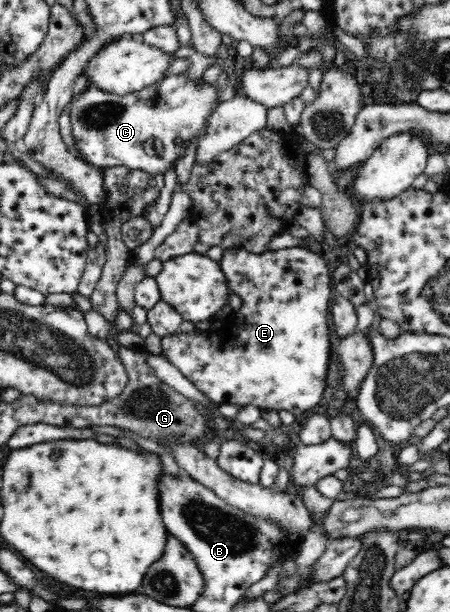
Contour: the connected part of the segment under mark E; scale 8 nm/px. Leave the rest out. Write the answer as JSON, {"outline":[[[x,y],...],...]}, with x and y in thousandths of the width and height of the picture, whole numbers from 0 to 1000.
{"outline":[[[680,402],[649,405],[631,405],[631,408],[613,408],[613,412],[591,412],[578,415],[556,415],[544,408],[498,408],[496,423],[489,428],[493,443],[500,446],[513,475],[520,482],[533,484],[542,498],[529,510],[520,510],[513,521],[496,525],[498,534],[484,538],[469,538],[460,542],[431,544],[427,547],[393,544],[384,549],[369,549],[360,554],[362,574],[358,580],[387,593],[431,631],[447,637],[467,654],[482,662],[513,660],[513,662],[558,662],[580,672],[627,668],[644,672],[649,678],[671,678],[687,673],[702,662],[716,657],[716,647],[724,641],[724,624],[729,626],[729,614],[733,601],[742,601],[744,588],[744,559],[733,551],[733,526],[729,526],[729,498],[738,497],[742,475],[736,448],[729,444],[724,428],[702,418],[702,413],[689,412]]]}

